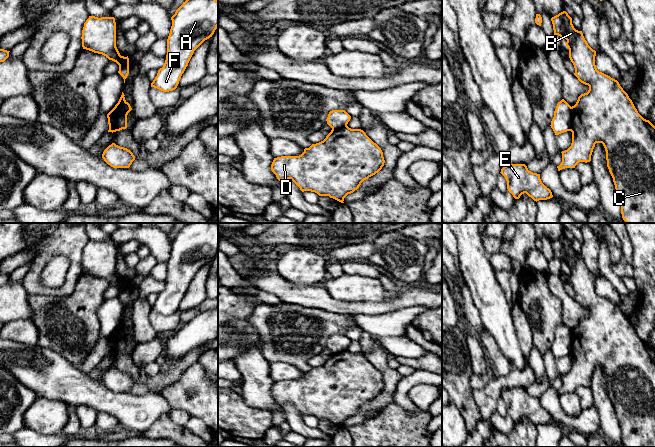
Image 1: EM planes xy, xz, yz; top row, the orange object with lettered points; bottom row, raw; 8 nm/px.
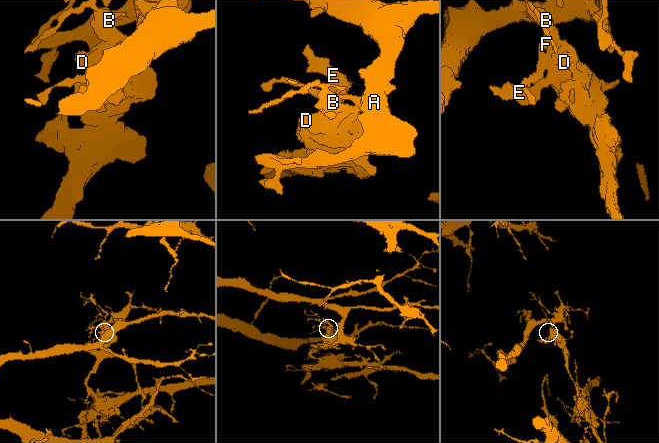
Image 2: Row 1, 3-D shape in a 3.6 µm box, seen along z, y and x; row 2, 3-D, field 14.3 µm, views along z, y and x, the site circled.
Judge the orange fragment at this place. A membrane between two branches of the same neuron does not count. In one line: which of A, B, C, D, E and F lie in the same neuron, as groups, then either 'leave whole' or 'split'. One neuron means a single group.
groups A F / B C D E; split

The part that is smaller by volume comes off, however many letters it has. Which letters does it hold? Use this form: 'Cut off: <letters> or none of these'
Cut off: B, C, D, E

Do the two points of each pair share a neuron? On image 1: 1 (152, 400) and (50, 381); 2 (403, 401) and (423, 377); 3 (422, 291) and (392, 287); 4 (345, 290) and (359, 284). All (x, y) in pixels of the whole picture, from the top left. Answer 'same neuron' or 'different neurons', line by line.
1: same neuron
2: same neuron
3: different neurons
4: same neuron

